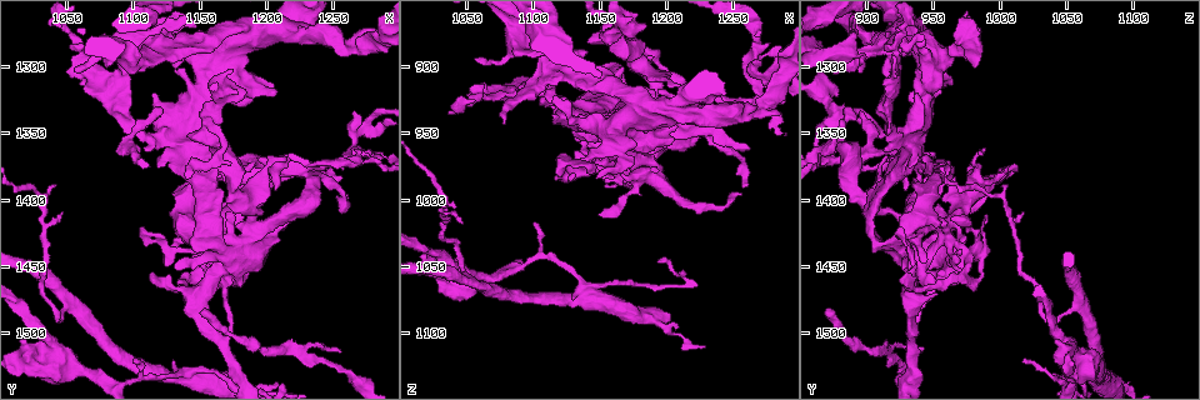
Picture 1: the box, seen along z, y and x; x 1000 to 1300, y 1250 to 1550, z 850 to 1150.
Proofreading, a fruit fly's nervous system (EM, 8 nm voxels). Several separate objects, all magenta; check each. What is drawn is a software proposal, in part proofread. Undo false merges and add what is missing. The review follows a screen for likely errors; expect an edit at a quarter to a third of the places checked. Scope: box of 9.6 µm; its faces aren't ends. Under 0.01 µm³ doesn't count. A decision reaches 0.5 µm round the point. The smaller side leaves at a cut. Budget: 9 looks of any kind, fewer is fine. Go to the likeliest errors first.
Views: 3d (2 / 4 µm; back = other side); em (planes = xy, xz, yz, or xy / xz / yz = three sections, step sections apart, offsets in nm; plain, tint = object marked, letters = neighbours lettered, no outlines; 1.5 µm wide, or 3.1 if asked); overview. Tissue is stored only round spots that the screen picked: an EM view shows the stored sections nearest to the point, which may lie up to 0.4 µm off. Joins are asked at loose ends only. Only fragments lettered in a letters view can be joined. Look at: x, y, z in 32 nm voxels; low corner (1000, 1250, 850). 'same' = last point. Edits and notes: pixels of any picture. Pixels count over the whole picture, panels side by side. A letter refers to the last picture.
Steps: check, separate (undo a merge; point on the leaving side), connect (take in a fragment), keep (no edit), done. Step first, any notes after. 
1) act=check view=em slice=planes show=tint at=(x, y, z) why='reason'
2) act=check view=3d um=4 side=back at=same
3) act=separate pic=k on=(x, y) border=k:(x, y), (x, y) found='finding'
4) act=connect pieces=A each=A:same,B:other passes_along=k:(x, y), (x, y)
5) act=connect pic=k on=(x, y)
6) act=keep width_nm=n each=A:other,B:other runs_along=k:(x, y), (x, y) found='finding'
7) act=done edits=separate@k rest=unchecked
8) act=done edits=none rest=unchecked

act=check view=3d um=2 at=(1148, 1274, 984) why='thin end'

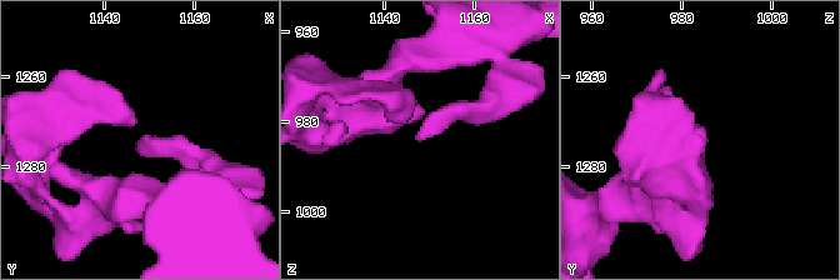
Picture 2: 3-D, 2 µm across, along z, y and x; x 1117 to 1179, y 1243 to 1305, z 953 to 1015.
act=check view=em slice=planes show=letters at=(1148, 1275, 983) why='shape alone is not enough'

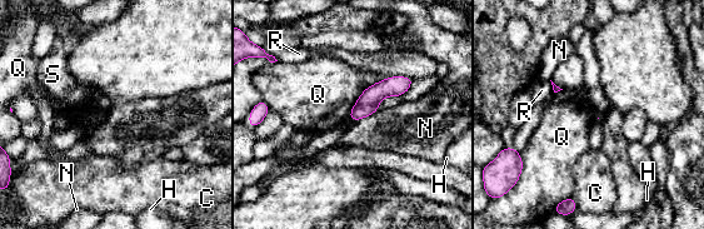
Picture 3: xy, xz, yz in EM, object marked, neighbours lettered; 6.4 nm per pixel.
act=keep each=C:other,H:other,N:other,Q:other,R:other,S:other border=3:(384, 79), (363, 91), (348, 118) found='none of them fits'

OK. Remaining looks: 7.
act=check view=em slice=planes show=tint at=(1088, 1296, 916) why='closes a loop'

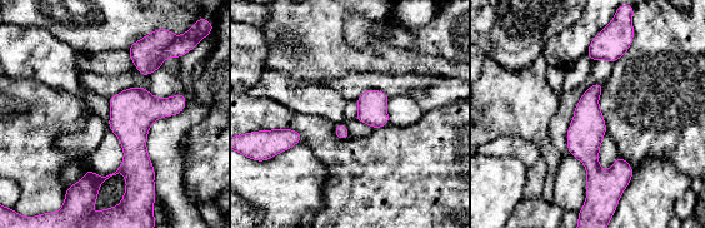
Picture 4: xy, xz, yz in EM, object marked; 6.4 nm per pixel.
act=check view=em slice=planes show=letters at=same why='what lies round it'

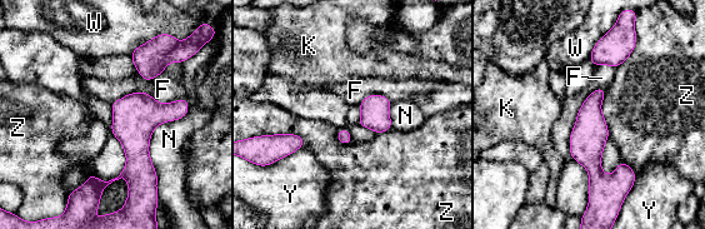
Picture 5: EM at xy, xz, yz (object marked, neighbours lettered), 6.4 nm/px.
act=separate pic=5 on=(149, 58) width_nm=260 each=F:other,K:other,N:other,W:other,Y:other,Z:other border=5:(170, 50), (165, 56), (161, 71) found='a second neuron is stuck on'

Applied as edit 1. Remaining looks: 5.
act=check view=overview why='see it whole again'

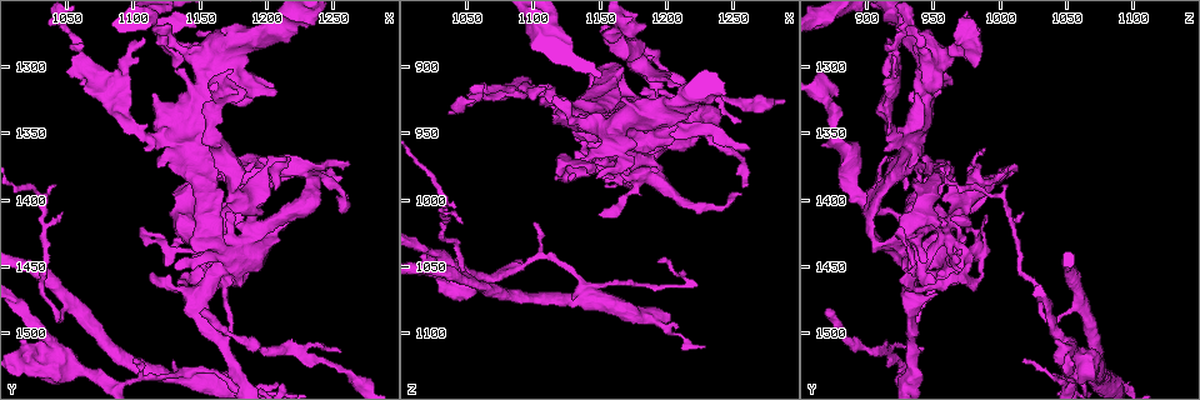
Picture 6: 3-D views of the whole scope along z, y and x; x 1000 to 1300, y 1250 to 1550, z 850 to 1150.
act=check view=3d um=4 at=(1258, 1516, 942) why='thin end'

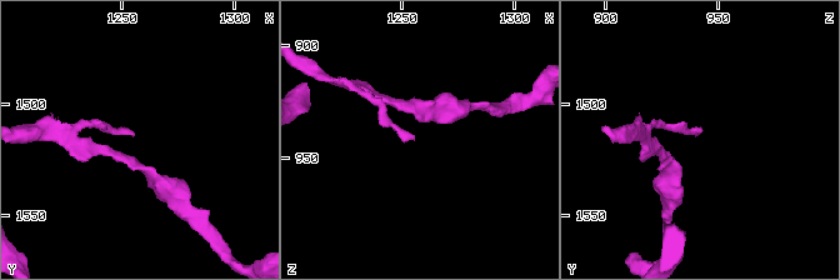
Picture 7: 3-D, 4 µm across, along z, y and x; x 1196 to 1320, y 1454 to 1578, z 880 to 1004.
act=check view=em slice=planes show=letters at=(1256, 1515, 940) why='need the tissue'

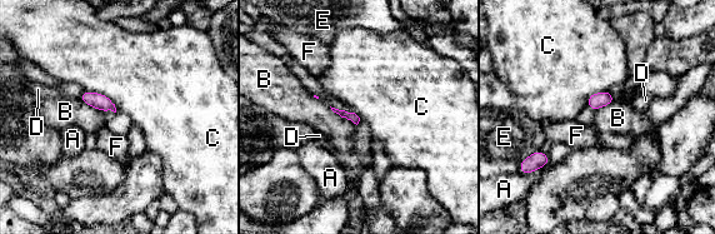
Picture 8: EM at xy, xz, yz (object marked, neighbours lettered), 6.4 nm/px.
act=keep longest_contact=C:260nm each=A:other,B:other,C:other,D:other,E:other,F:other found='no lettered fragment goes on from it'

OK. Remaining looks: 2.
act=check view=3d um=4 at=(1046, 1408, 1018) why='thin end'

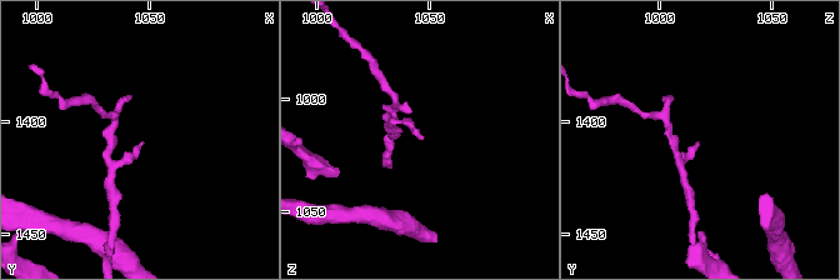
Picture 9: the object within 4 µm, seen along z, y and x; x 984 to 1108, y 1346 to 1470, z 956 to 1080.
act=check view=em slice=xz step=8 show=letters at=(1047, 1408, 1018)

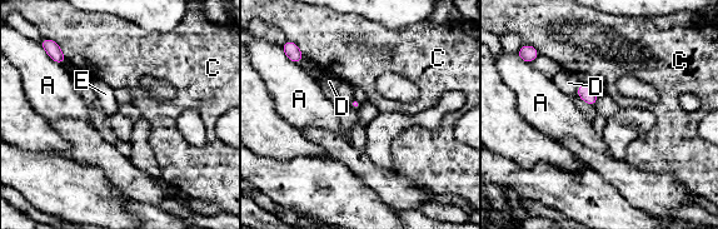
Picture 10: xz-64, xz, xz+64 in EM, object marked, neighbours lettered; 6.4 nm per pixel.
act=keep longest_contact=D:90nm each=A:other,C:other,D:other,E:other found='no lettered fragment goes on from it'

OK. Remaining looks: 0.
act=done edits=separate@5 rest=unchecked

